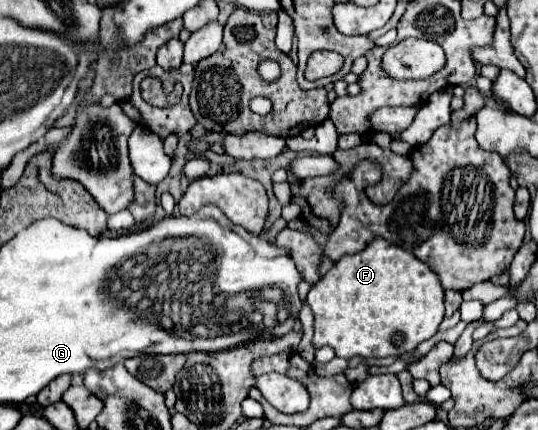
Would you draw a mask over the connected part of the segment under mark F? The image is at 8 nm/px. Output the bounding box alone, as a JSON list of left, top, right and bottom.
[308,238,444,358]

